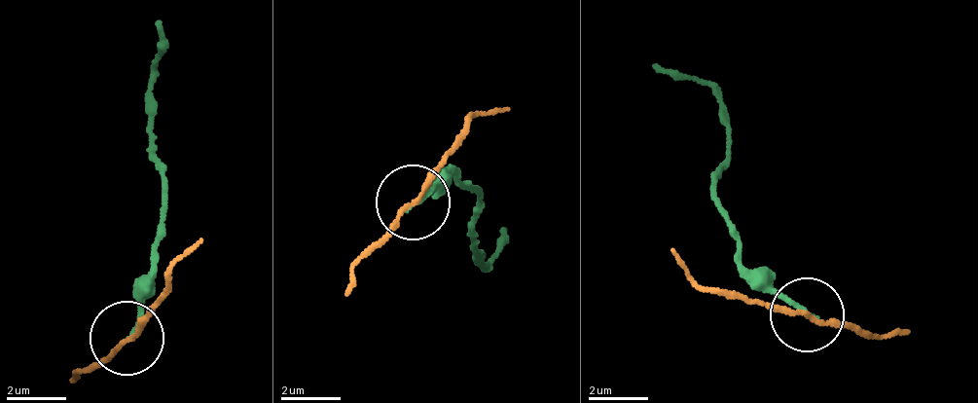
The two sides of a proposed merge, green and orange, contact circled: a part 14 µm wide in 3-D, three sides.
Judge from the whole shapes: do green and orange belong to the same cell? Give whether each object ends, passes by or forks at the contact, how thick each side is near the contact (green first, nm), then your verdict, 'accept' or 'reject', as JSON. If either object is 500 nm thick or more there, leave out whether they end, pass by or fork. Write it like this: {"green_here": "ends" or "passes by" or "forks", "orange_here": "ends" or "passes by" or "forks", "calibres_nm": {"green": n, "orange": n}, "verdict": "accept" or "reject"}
{"green_here": "ends", "orange_here": "passes by", "calibres_nm": {"green": 150, "orange": 140}, "verdict": "reject"}

